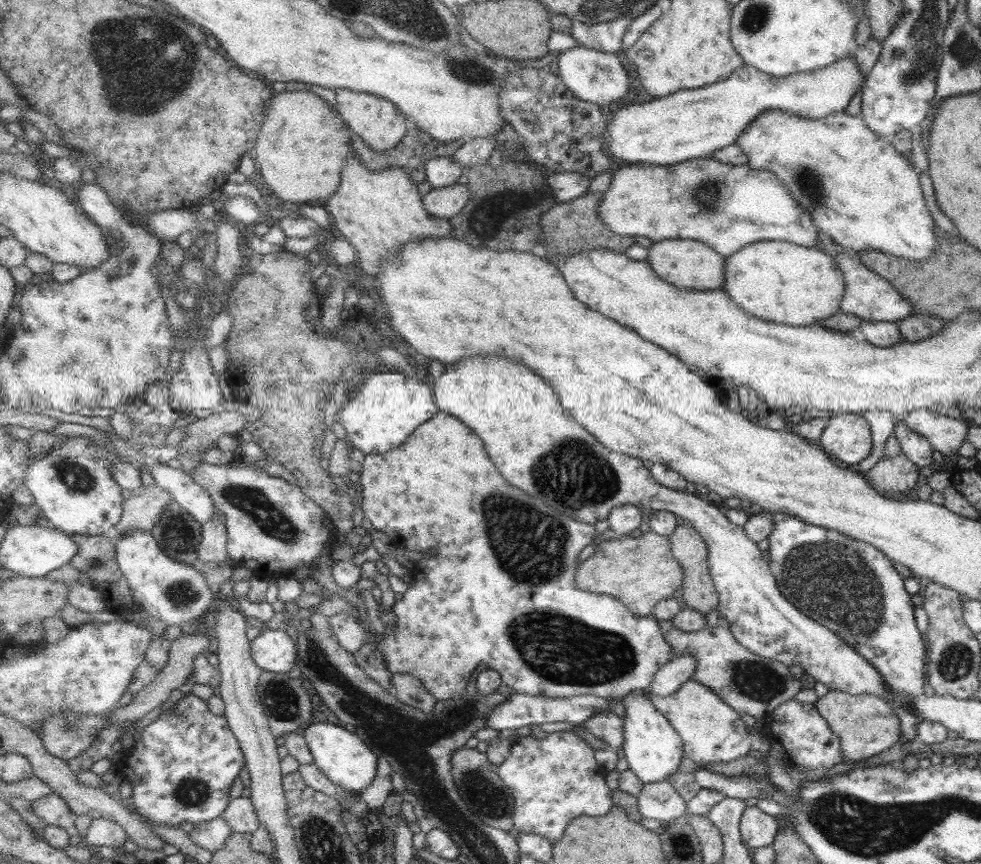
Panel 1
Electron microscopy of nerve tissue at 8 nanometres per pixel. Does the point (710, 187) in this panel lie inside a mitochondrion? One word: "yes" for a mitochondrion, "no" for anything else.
no

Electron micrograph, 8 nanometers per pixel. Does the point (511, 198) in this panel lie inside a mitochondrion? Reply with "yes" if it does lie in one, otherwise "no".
yes

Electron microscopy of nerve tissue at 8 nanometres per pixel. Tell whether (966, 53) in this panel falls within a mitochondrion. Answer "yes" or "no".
yes

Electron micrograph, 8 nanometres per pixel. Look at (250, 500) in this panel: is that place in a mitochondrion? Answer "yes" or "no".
yes

